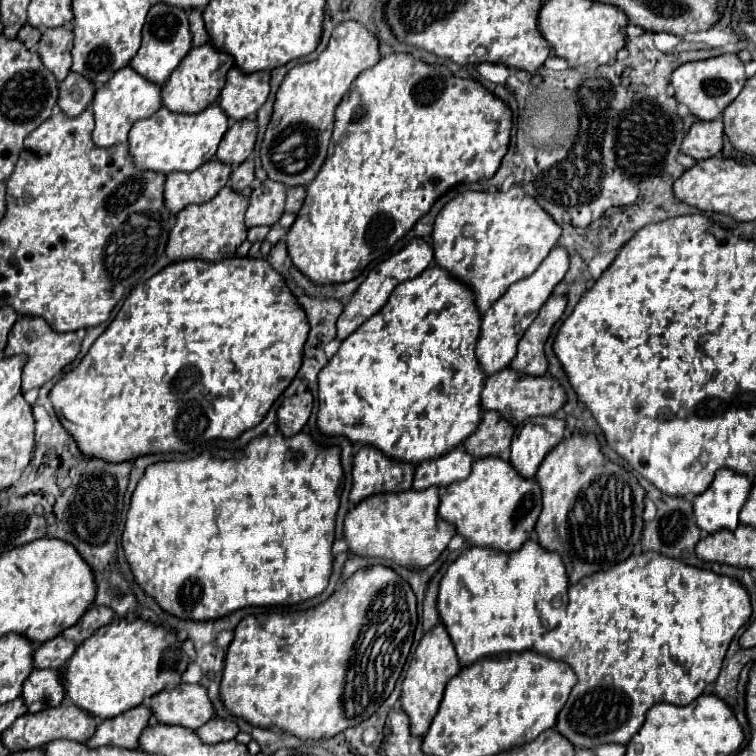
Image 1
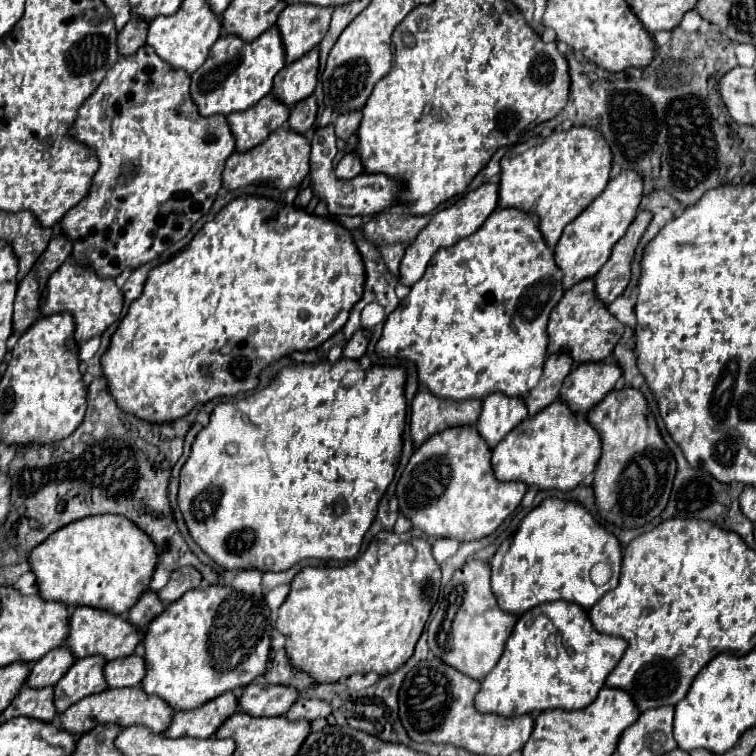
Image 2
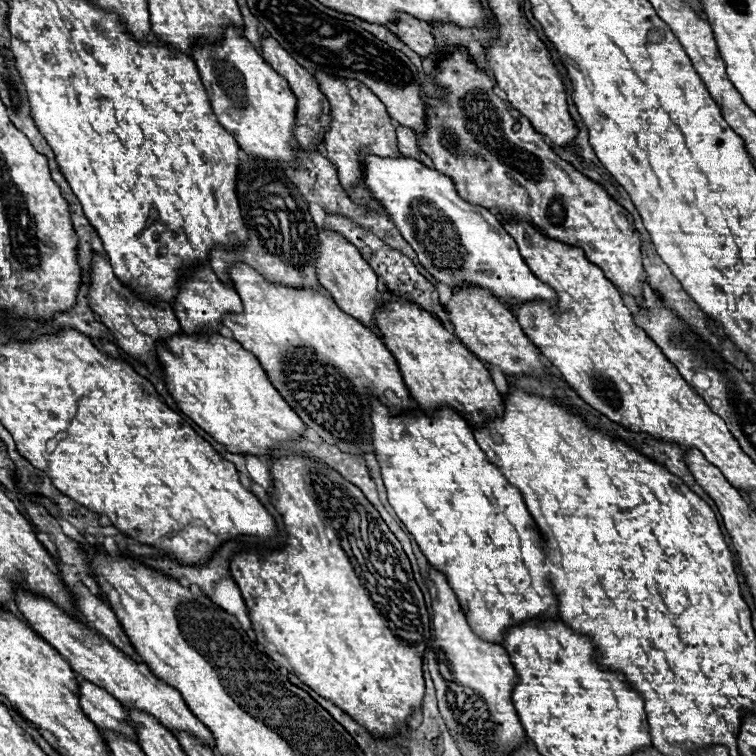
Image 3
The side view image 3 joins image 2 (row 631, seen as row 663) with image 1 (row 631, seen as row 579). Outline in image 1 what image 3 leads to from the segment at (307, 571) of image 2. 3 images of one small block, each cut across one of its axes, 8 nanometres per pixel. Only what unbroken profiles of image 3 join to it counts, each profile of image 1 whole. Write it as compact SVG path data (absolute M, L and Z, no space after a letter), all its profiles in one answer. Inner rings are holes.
M382 564L354 572L340 590L316 608L246 616L234 628L234 640L224 658L222 704L230 714L244 718L256 728L280 730L300 740L334 738L338 732L370 718L390 696L408 660L416 624L418 614L412 588Z

